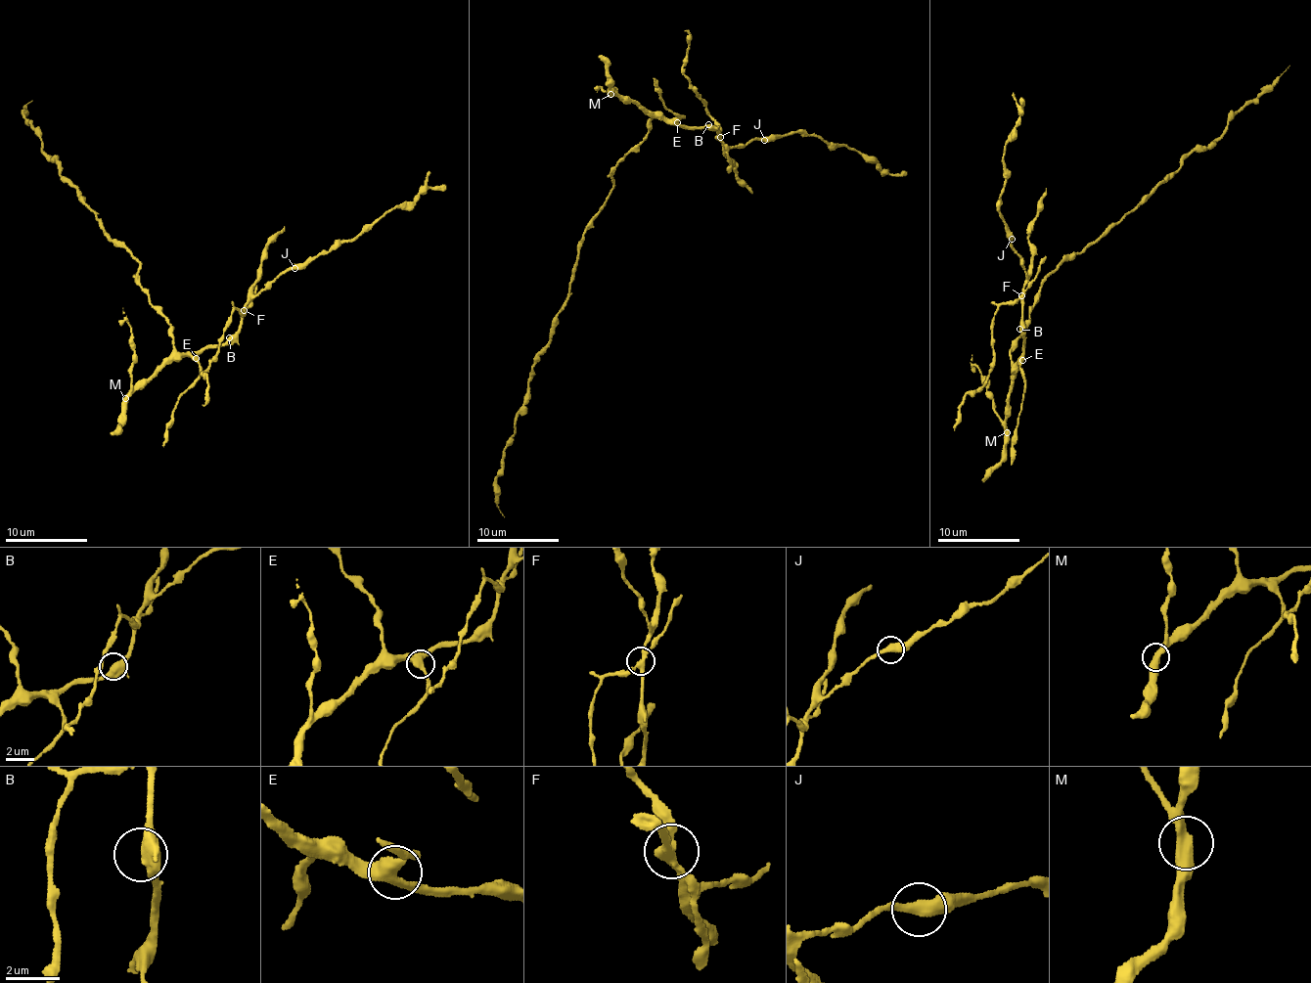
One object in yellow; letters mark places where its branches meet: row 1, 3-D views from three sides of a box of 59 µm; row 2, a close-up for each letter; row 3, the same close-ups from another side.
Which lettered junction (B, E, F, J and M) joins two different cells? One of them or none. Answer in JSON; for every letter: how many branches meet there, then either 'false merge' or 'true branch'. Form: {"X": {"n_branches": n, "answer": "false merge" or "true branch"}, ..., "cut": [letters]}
{"B": {"n_branches": 3, "answer": "true branch"}, "E": {"n_branches": 3, "answer": "true branch"}, "F": {"n_branches": 3, "answer": "false merge"}, "J": {"n_branches": 2, "answer": "true branch"}, "M": {"n_branches": 2, "answer": "true branch"}, "cut": ["F"]}

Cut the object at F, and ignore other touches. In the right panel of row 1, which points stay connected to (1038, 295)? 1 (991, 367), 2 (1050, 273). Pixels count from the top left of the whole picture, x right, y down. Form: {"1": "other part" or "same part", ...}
{"1": "other part", "2": "same part"}

